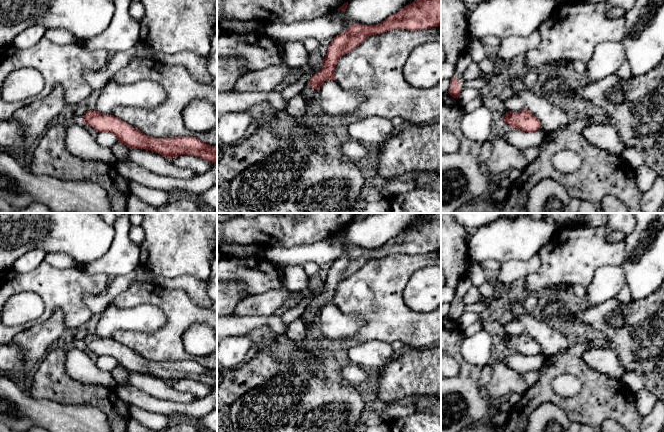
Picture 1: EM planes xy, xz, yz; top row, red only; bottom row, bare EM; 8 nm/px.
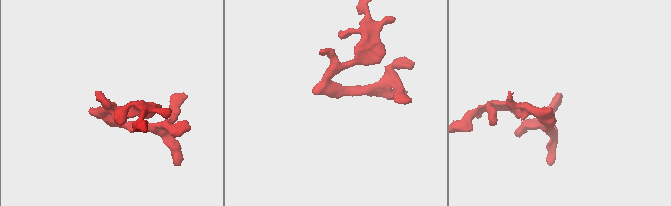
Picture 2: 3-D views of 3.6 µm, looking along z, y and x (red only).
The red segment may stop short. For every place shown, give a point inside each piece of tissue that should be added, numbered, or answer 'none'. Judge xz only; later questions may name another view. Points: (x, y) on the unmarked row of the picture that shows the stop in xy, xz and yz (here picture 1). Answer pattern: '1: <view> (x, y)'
1: xz (308, 316)

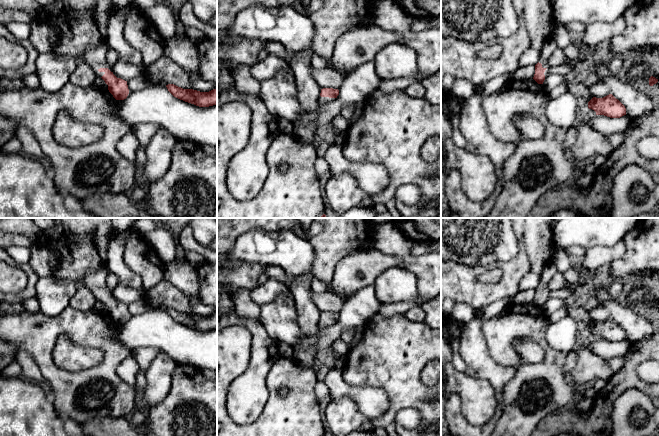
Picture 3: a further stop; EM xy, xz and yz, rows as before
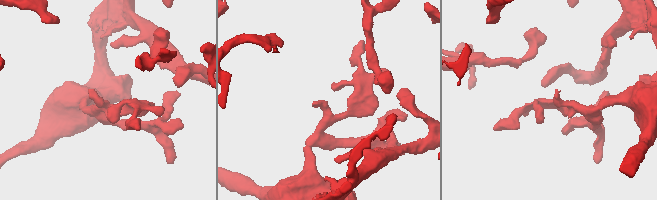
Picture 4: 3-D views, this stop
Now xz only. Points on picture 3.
1: xz (321, 324)

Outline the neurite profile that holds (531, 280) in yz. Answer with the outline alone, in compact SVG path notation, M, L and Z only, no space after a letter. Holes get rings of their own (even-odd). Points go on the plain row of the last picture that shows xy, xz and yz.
M529 272L521 279L519 284L519 291L536 289L541 281L541 275Z

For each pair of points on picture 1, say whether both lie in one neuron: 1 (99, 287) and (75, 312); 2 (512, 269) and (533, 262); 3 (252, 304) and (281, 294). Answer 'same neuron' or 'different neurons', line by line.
1: same neuron
2: same neuron
3: same neuron

